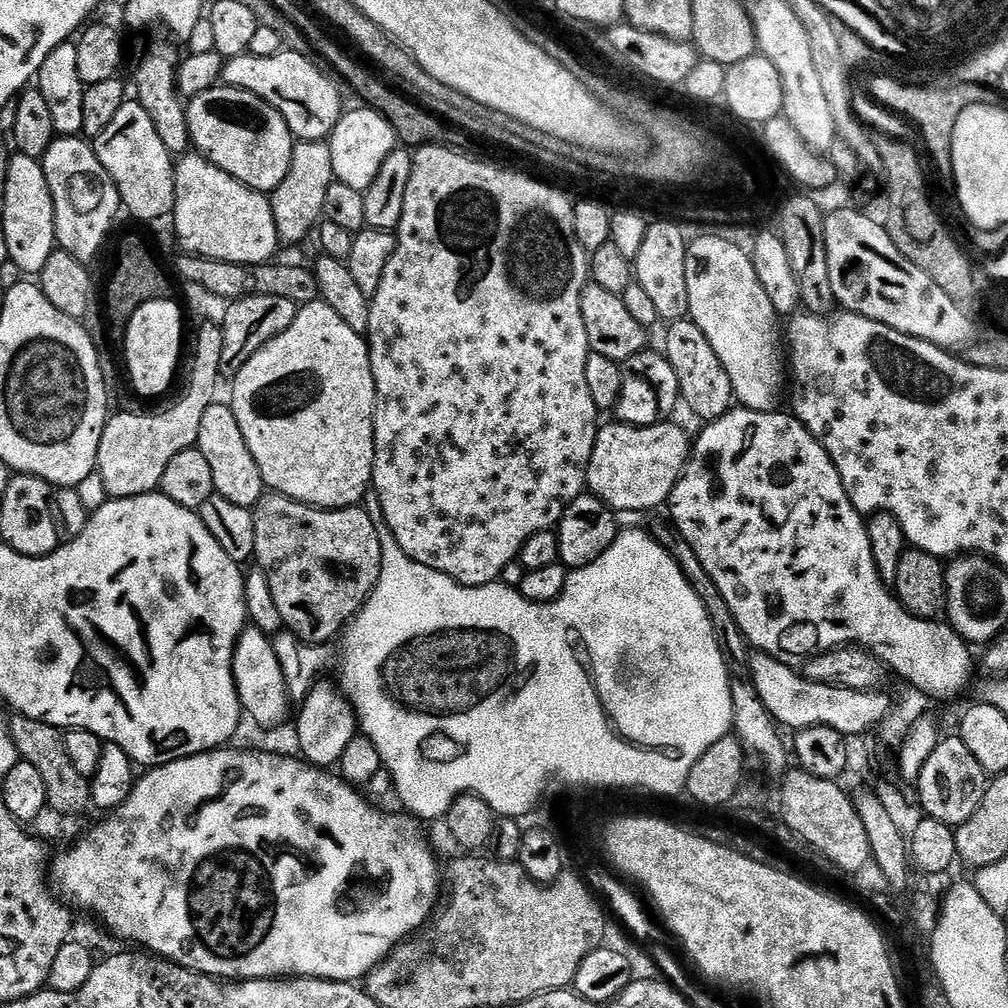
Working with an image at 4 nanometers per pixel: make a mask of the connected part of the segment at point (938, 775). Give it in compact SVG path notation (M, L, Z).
M946 735L939 741L930 758L922 766L920 780L915 784L915 791L920 791L920 804L924 807L923 815L930 819L951 826L967 822L979 808L987 792L990 775L974 758L966 742L959 735Z

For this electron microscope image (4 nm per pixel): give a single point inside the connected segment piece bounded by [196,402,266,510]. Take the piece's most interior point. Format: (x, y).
(236, 478)

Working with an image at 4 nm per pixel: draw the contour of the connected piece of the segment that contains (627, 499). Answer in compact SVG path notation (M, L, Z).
M611 422L596 433L594 450L588 463L586 488L617 513L644 512L647 508L667 505L668 499L690 455L690 436L676 425L665 422L635 428L633 424Z

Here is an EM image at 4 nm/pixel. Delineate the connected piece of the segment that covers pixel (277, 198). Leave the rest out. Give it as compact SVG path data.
M324 140L299 141L293 150L289 173L282 184L270 193L276 229L285 245L296 244L311 232L313 235L323 217L322 202L326 202L326 190L333 179L330 144Z

